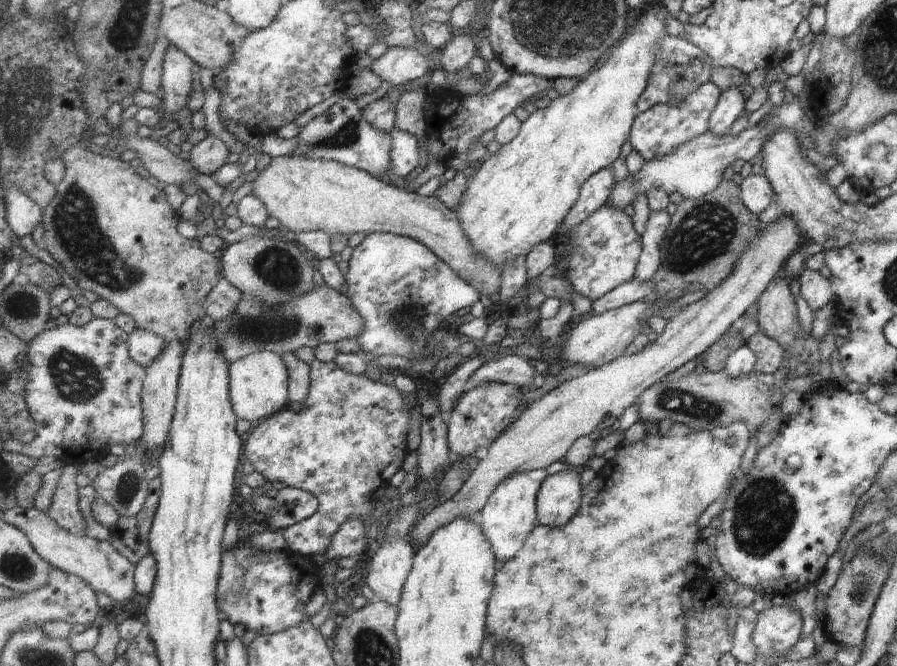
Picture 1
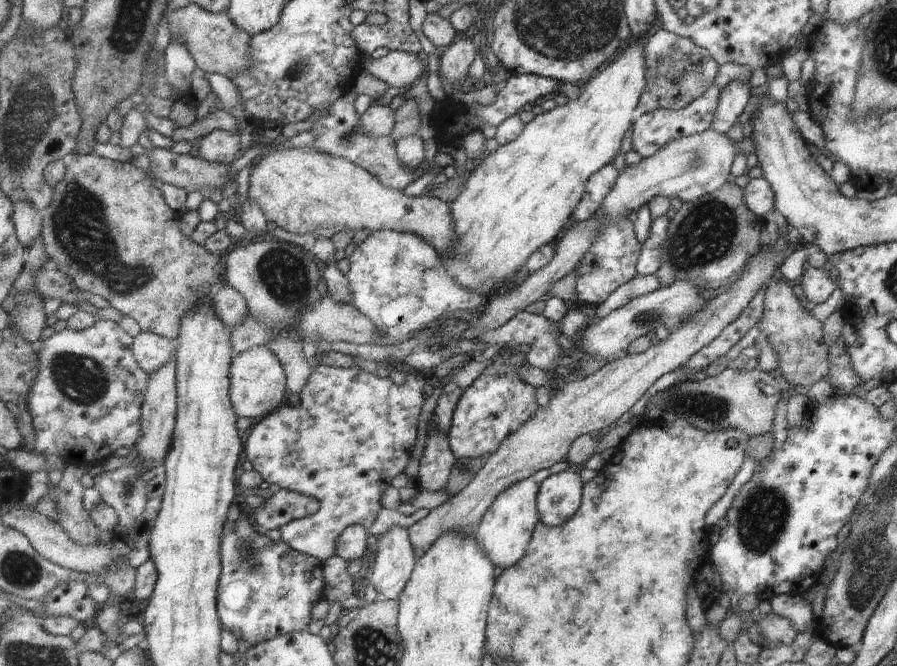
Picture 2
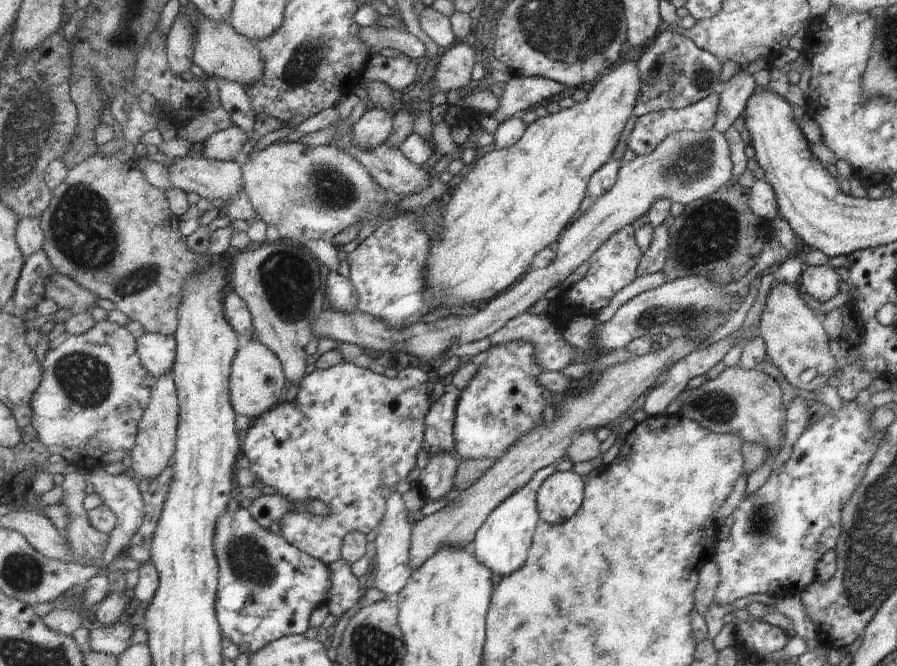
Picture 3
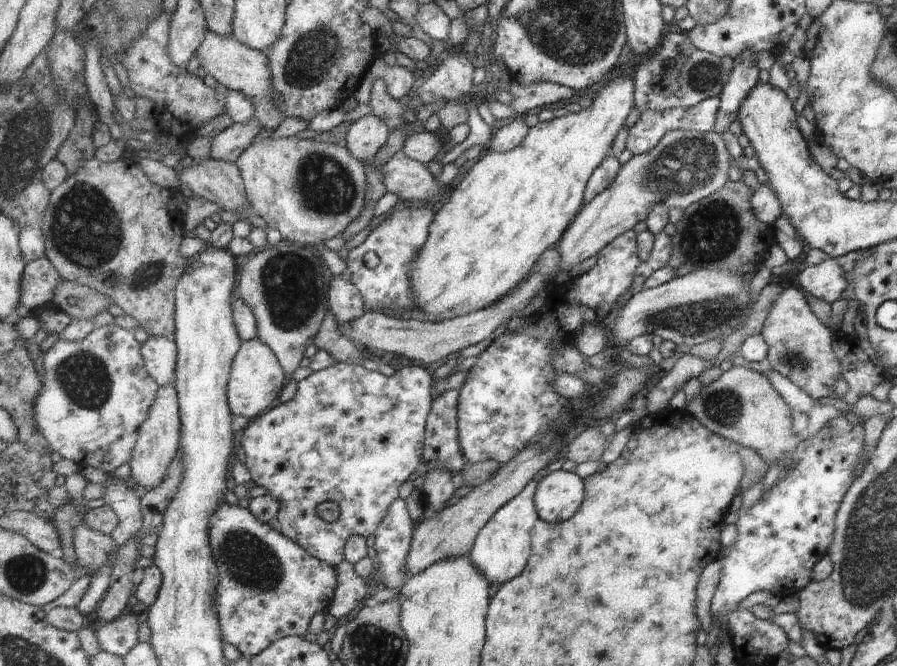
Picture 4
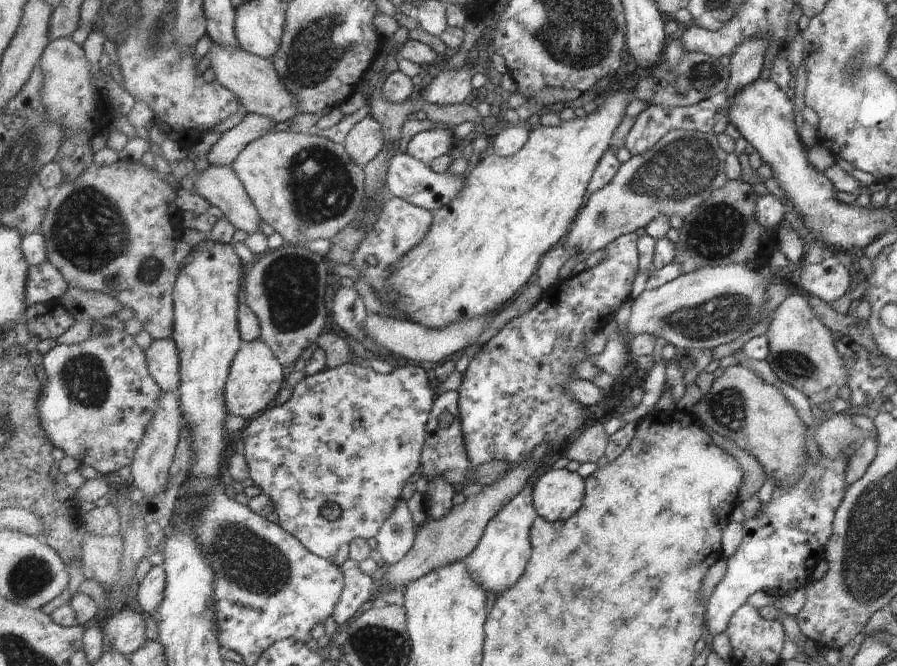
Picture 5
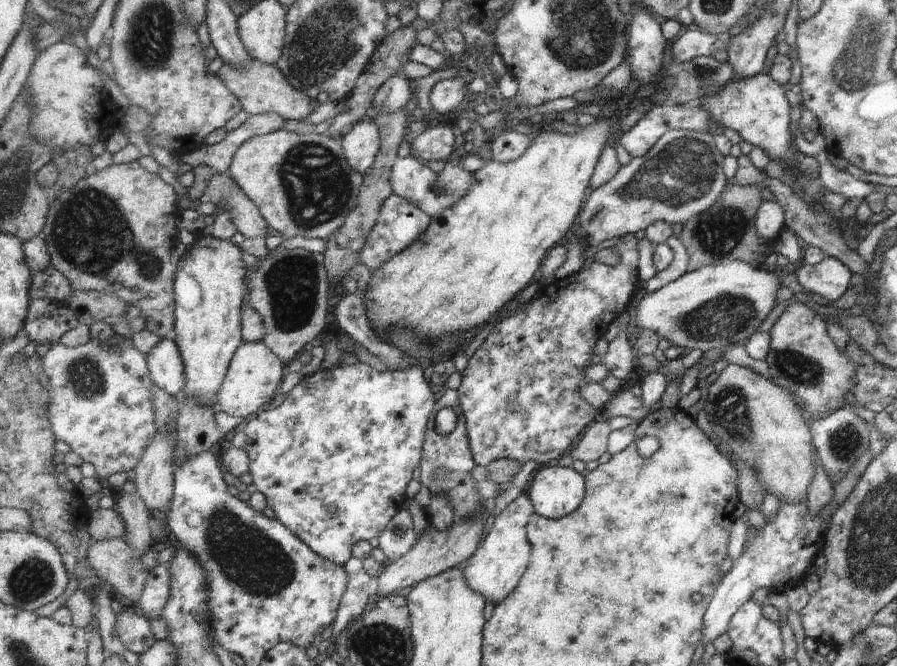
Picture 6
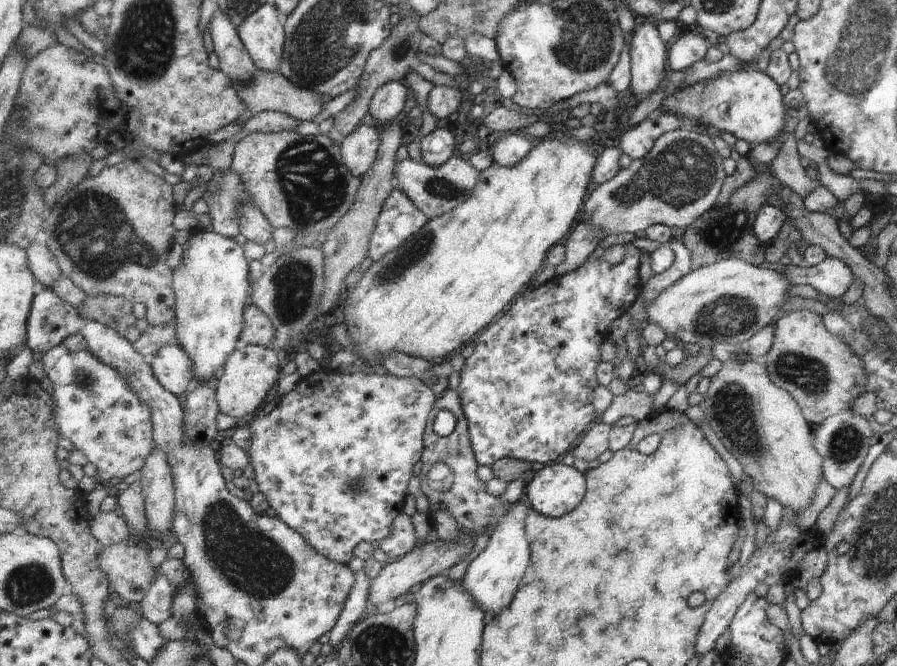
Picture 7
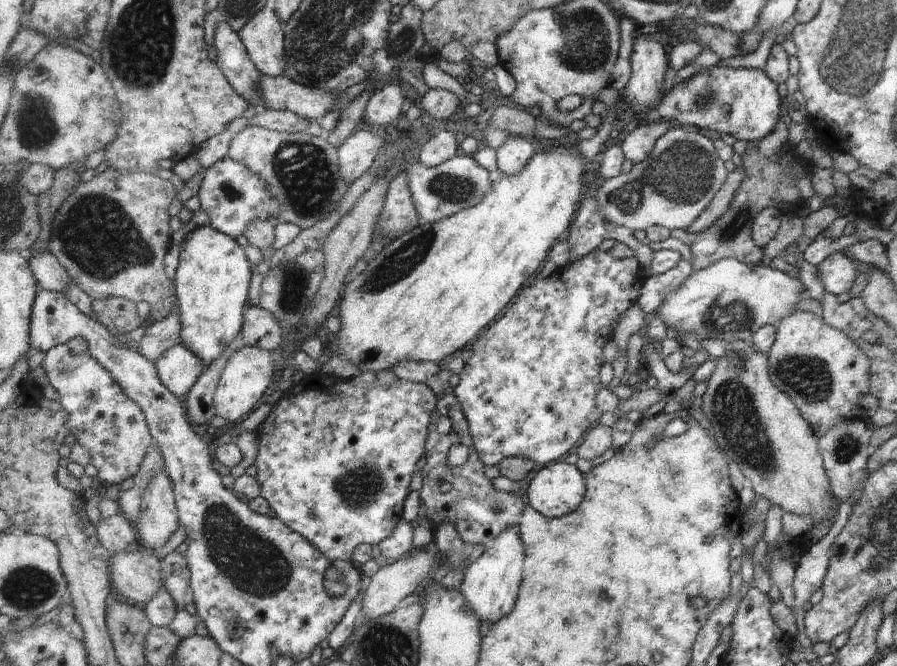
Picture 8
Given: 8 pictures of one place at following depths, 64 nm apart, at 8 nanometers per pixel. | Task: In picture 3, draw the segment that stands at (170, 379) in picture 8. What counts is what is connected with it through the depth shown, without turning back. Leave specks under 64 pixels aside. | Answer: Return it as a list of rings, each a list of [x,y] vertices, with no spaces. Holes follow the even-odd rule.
[[[146,333],[136,340],[142,366],[155,378],[171,372],[178,350],[173,337],[160,333]]]

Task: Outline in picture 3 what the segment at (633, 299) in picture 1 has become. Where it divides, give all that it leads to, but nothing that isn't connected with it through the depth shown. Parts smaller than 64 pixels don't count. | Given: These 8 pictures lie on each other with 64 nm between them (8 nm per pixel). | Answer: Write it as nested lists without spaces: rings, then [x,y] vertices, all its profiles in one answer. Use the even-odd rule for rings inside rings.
[[[662,272],[638,277],[630,286],[623,288],[613,299],[612,302],[602,309],[596,318],[600,326],[605,325],[615,314],[621,309],[621,306],[628,304],[633,298],[651,291],[652,289],[660,288],[666,284],[665,276]]]

